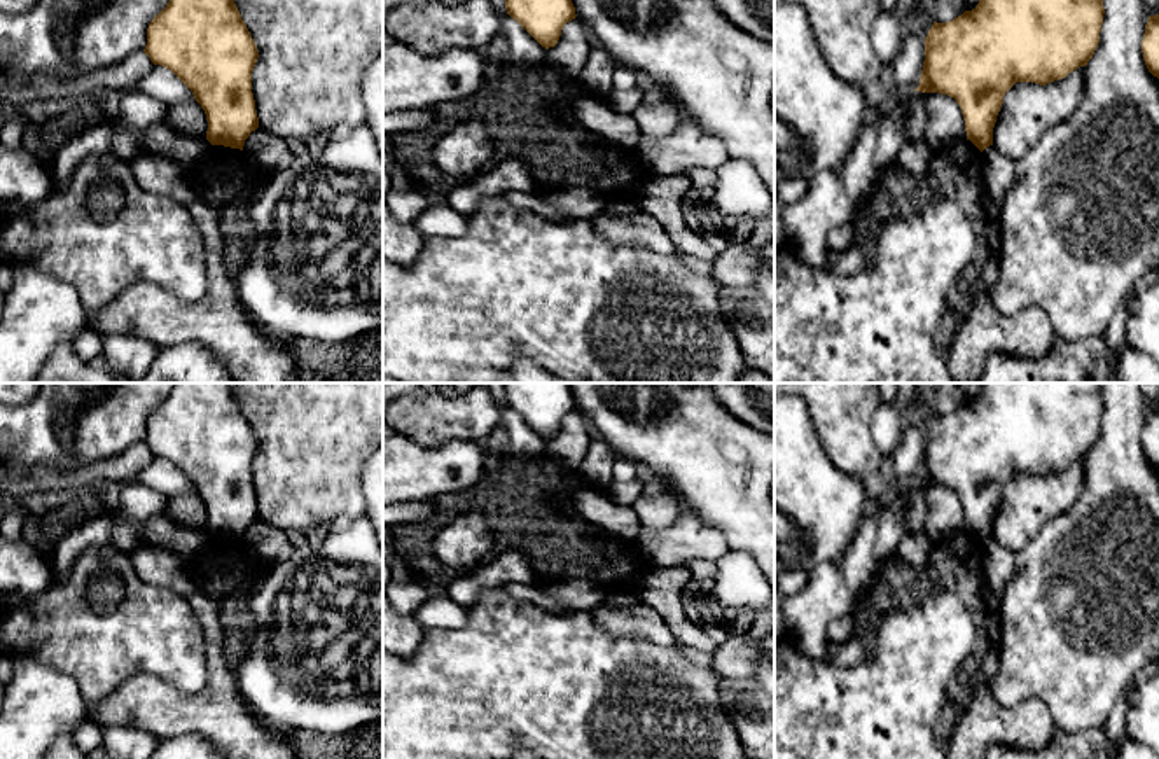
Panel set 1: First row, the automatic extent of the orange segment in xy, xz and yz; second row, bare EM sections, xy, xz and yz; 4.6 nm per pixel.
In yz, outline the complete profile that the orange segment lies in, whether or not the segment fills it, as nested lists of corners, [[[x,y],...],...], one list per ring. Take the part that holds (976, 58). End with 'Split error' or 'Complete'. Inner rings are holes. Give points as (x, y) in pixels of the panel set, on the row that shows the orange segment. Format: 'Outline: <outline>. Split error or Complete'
Outline: [[[979,0],[953,21],[933,21],[914,91],[954,98],[963,114],[967,140],[982,152],[993,145],[993,128],[1005,93],[1016,82],[1045,86],[1086,66],[1100,44],[1103,14],[1103,0]]]. Complete

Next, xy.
Outline: [[[170,0],[150,21],[143,52],[192,91],[206,114],[206,140],[212,145],[243,150],[245,140],[259,128],[252,93],[259,51],[234,0]]]. Complete

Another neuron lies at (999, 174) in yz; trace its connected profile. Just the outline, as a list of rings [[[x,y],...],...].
[[[993,145],[982,150],[982,157],[984,206],[988,212],[988,222],[998,233],[1000,208],[1007,191],[1016,182],[1016,168],[1014,161],[1007,156],[1000,156]]]

